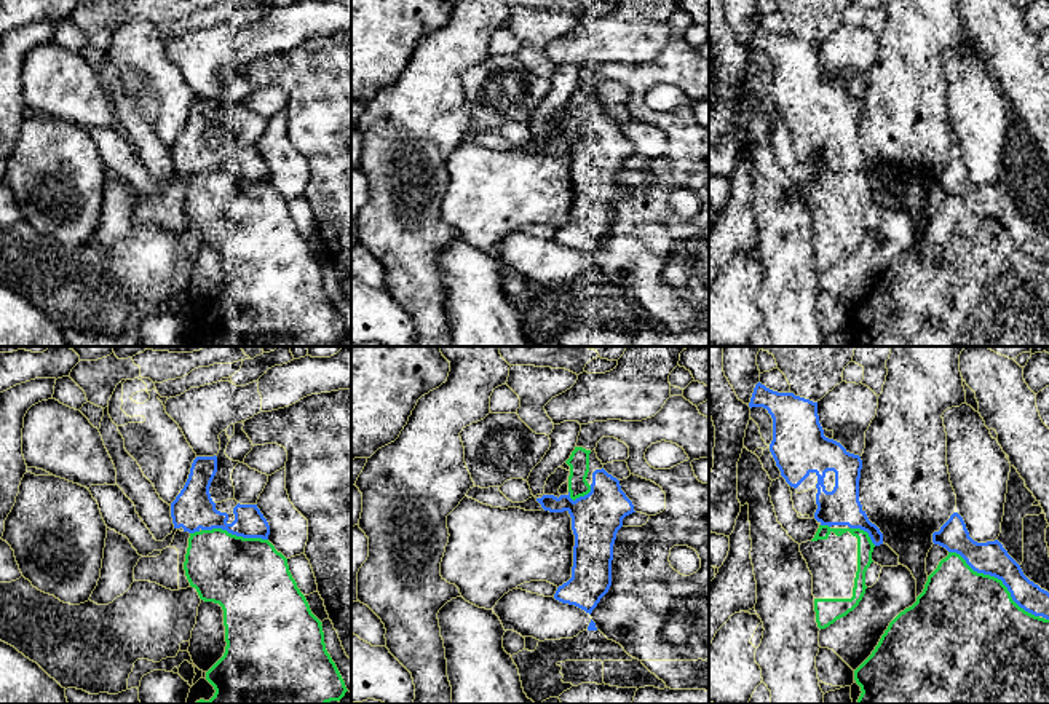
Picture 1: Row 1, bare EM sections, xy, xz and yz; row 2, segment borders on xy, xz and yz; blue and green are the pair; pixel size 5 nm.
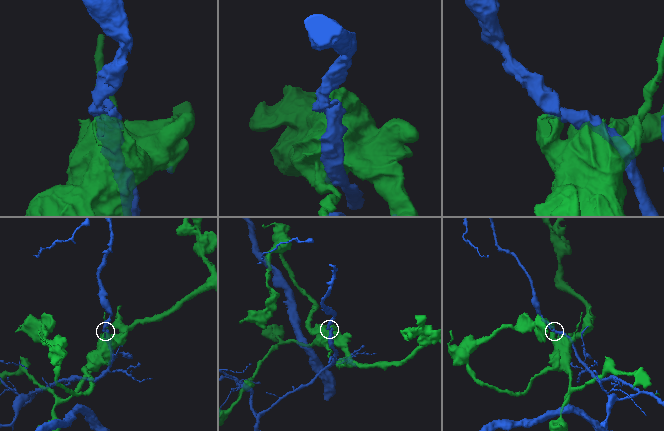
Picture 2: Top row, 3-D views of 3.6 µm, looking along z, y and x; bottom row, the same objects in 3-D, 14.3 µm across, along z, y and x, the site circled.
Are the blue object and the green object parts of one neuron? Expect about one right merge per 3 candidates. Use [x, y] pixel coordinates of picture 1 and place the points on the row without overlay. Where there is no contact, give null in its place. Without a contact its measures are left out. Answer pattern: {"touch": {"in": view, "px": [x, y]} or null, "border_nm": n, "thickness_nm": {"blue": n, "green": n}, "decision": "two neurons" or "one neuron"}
{"touch": {"in": "yz", "px": [997, 219]}, "border_nm": 550, "thickness_nm": {"blue": 170, "green": 480}, "decision": "two neurons"}

